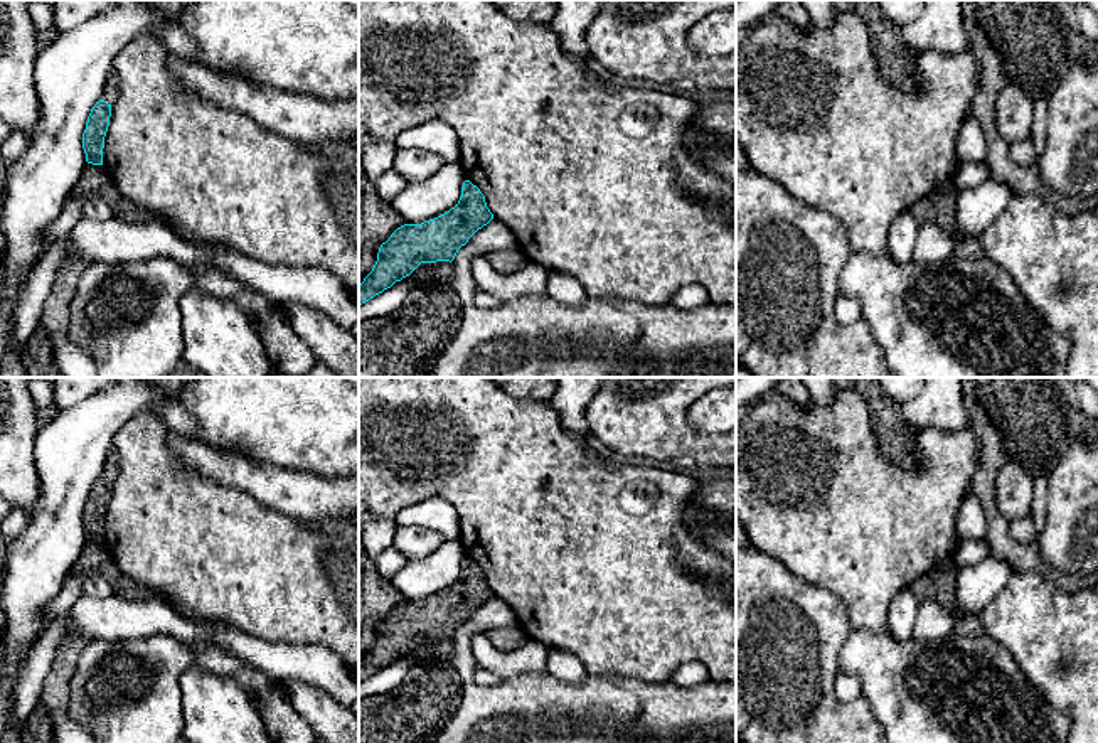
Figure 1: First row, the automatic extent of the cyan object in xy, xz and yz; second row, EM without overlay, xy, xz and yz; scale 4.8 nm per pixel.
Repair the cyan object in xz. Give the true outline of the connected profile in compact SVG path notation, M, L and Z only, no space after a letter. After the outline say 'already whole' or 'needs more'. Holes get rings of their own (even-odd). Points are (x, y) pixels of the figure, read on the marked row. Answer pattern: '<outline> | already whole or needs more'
M465 180L455 207L421 224L401 226L381 244L372 271L359 285L359 305L409 276L421 263L451 263L458 249L492 219L485 195Z | already whole

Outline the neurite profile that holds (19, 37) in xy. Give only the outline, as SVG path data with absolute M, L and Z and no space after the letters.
M0 0L0 116L27 138L40 121L34 69L39 54L39 30L27 10L30 0Z

